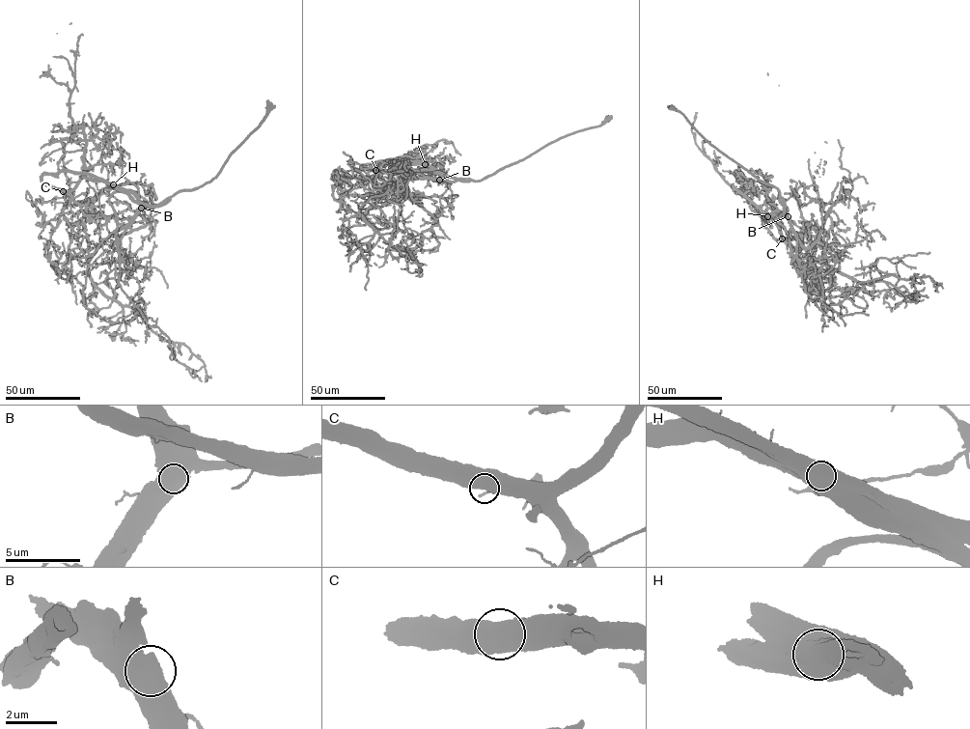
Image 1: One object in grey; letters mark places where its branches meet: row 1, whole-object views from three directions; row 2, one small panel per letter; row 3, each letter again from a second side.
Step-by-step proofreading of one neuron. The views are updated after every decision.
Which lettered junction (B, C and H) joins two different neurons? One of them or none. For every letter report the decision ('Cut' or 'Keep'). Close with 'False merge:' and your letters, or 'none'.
B: Keep
C: Keep
H: Cut
False merge: H

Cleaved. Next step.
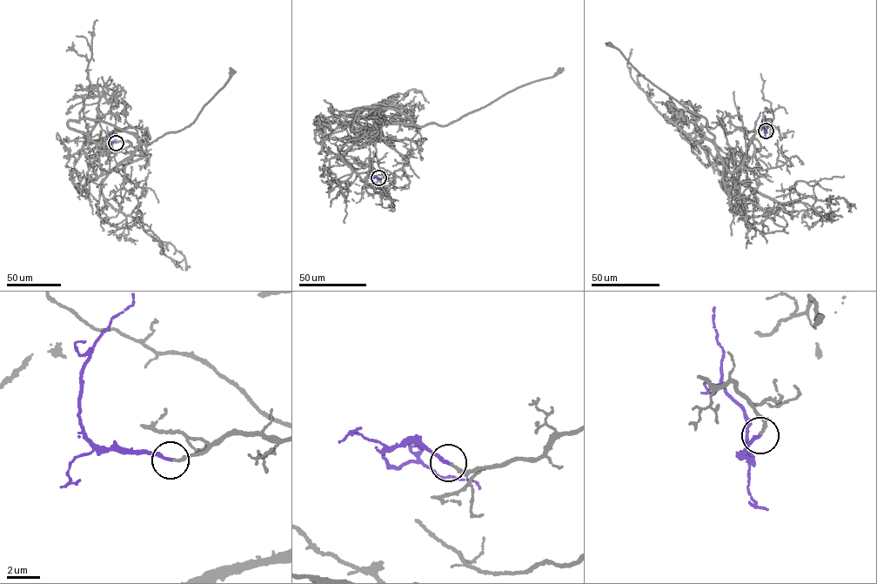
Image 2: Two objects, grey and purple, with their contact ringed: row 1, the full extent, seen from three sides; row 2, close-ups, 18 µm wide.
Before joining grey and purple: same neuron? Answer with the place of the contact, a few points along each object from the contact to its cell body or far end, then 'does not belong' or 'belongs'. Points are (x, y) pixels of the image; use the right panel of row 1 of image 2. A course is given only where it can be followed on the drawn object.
place (766, 130); course grey (766, 130), (759, 125), (741, 164), (732, 172), (723, 162), (705, 117), (646, 79), (619, 50), (605, 43); course purple (766, 130), (765, 132), (762, 119); belongs

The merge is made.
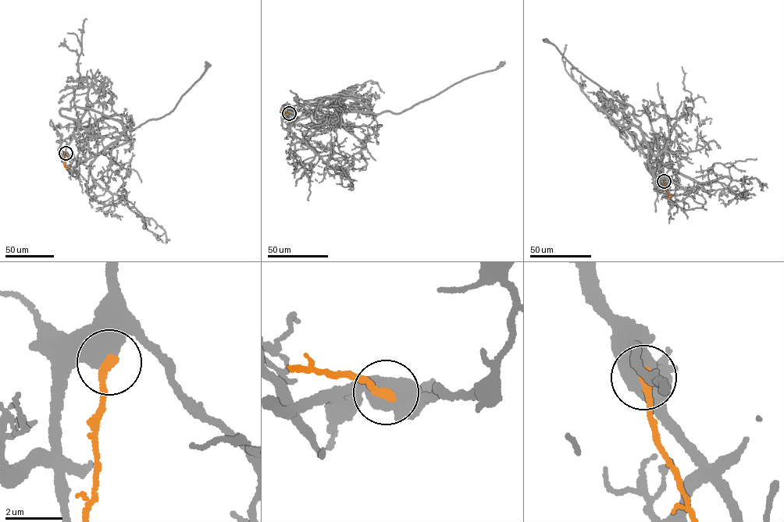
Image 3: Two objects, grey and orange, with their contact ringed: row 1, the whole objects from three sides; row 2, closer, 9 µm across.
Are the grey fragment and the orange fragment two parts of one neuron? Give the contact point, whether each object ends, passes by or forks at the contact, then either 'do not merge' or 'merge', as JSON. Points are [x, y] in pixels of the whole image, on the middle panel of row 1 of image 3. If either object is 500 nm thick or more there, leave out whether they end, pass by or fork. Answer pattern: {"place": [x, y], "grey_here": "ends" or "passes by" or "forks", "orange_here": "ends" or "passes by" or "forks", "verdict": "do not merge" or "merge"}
{"place": [289, 113], "verdict": "do not merge"}

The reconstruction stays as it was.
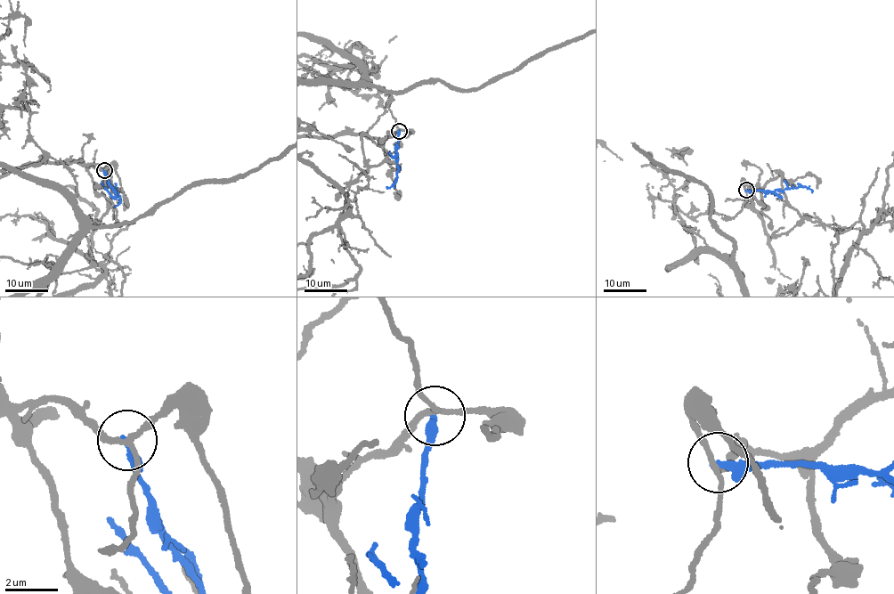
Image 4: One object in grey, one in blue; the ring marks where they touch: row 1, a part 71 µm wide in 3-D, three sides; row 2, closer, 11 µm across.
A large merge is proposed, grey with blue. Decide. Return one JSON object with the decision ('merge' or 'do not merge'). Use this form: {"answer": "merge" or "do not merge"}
{"answer": "do not merge"}

